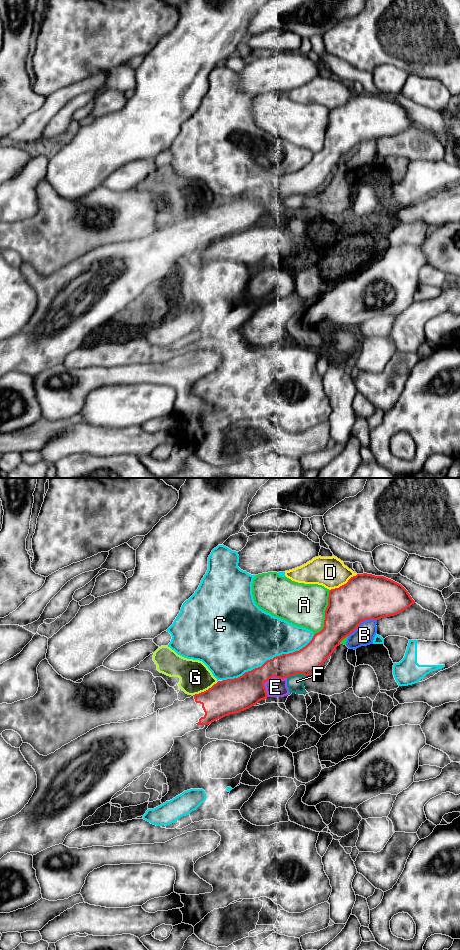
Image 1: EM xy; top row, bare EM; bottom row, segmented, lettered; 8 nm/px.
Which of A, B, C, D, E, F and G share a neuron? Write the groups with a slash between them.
A / B / C / D / E F / G

